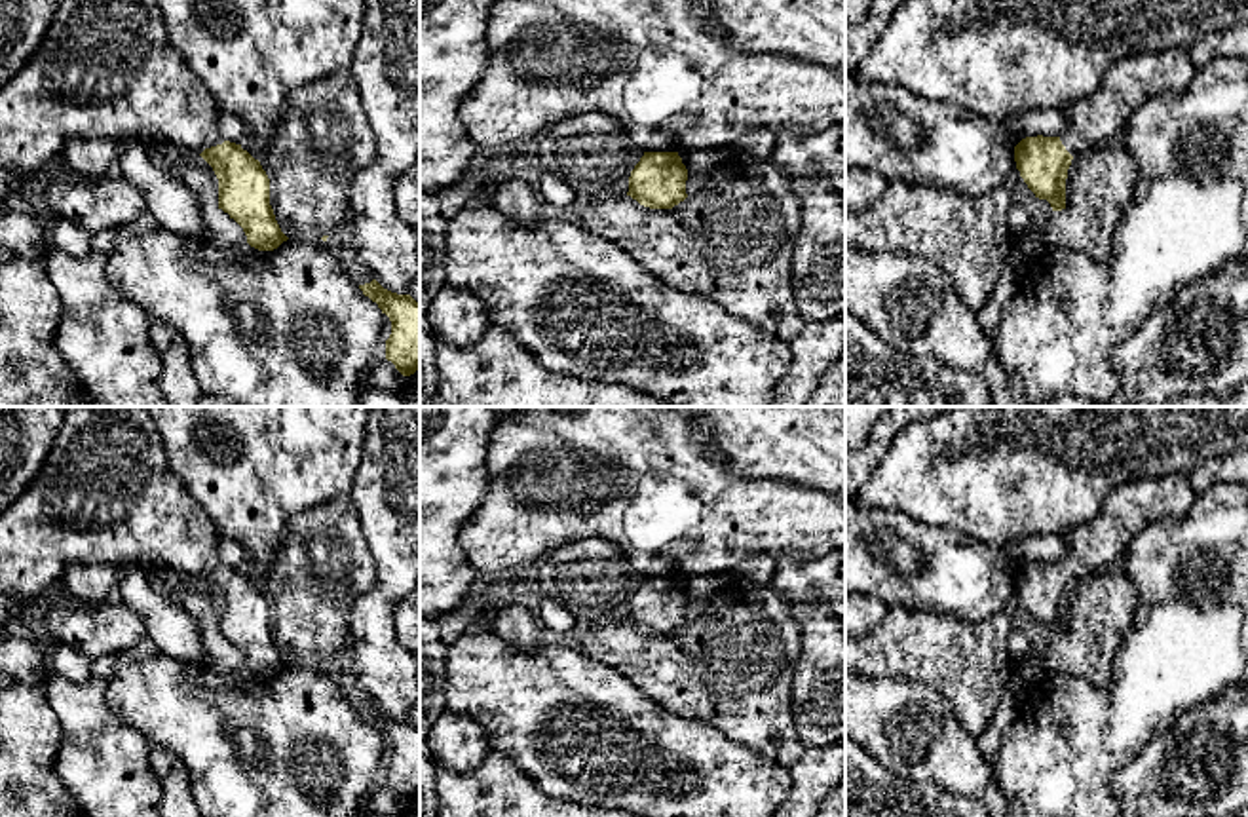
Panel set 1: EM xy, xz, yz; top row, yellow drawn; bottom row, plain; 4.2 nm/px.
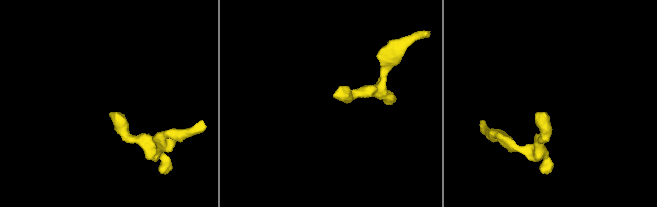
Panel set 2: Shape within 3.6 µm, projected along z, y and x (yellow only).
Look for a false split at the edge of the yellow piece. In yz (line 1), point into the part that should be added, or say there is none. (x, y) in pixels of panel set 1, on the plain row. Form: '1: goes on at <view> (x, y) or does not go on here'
1: goes on at yz (1131, 508)

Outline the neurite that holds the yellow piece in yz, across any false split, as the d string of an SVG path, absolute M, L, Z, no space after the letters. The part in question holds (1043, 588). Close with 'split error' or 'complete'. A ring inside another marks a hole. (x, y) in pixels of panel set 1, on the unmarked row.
M1185 473L1144 477L1113 488L1094 521L1075 524L1062 536L1066 557L1060 562L1026 562L1014 572L1020 602L1052 636L1066 635L1066 604L1073 581L1117 564L1149 524L1183 519L1195 496Z | split error

